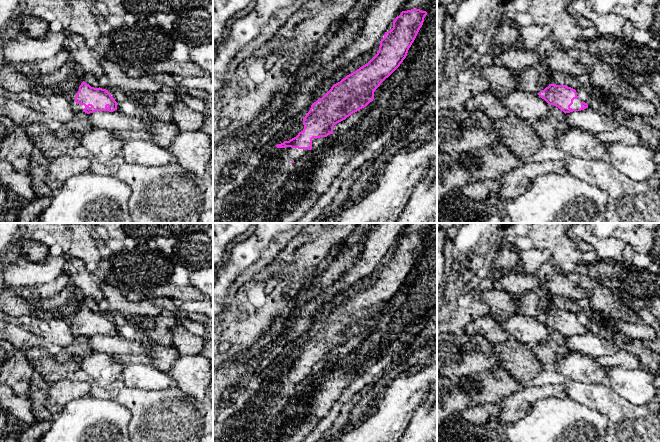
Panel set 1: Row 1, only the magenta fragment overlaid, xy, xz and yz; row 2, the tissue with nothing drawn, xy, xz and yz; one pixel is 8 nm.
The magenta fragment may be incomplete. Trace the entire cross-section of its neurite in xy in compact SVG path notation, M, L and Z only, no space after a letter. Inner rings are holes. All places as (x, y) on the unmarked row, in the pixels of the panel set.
M82 306L79 311L75 311L66 317L75 337L85 336L87 338L95 335L117 334L117 326L106 313L91 311L86 306Z

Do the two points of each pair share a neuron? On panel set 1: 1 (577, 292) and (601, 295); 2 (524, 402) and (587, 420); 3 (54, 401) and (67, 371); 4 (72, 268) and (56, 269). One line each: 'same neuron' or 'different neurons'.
1: different neurons
2: different neurons
3: different neurons
4: different neurons

